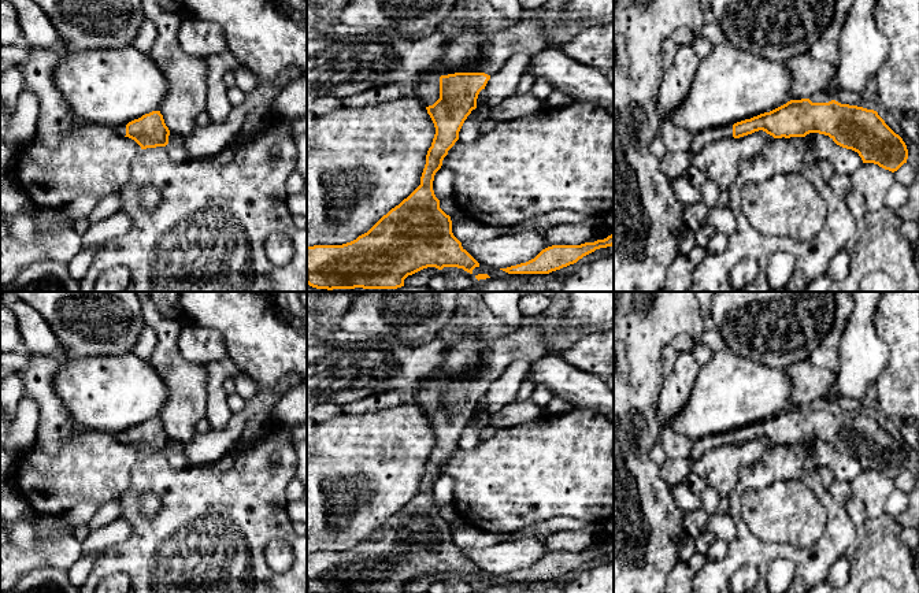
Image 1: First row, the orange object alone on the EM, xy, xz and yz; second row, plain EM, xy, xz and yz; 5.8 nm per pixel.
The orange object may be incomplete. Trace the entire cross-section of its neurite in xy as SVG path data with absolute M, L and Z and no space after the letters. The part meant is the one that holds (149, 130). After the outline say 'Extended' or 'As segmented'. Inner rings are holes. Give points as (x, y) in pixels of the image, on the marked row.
M152 111L127 125L118 126L116 133L134 140L141 149L166 147L170 130L160 111Z. Extended

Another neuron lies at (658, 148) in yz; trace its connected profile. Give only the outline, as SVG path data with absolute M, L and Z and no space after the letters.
M660 134L652 140L649 149L657 159L662 159L667 153L667 148Z

